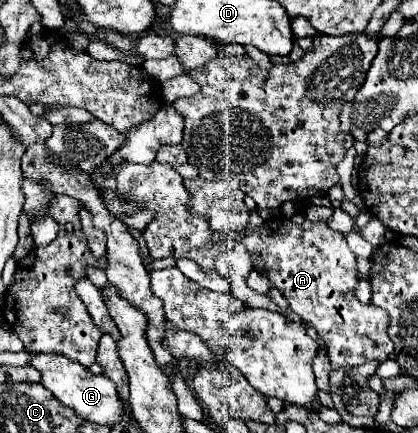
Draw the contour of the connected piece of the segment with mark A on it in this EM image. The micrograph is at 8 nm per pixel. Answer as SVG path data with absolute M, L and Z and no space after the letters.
M271 218L267 220L259 230L251 232L241 240L241 244L247 246L253 268L267 276L287 298L289 308L309 322L317 334L325 340L327 344L327 356L331 360L331 368L353 368L369 360L383 362L393 354L393 340L387 334L389 328L389 314L383 308L377 308L373 304L361 304L355 298L355 288L357 288L357 254L351 252L351 248L345 242L345 236L341 232L331 230L325 222L309 222L305 220L303 224L293 224L287 218Z

